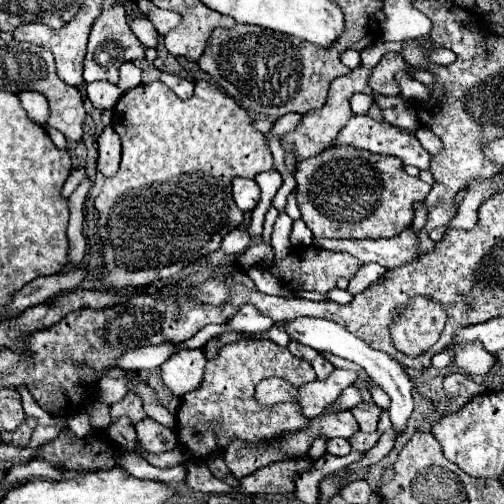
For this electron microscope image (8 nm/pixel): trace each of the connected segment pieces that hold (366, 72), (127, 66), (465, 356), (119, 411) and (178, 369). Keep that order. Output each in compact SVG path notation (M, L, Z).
M360 66L354 68L350 74L346 74L342 78L336 78L330 84L330 92L328 92L326 104L322 108L318 108L318 110L312 110L308 114L304 114L302 122L298 124L298 128L292 130L292 132L288 132L282 138L282 148L288 150L288 152L292 152L294 158L296 158L296 166L294 166L296 170L298 170L298 164L302 160L312 158L312 156L324 152L332 144L332 140L336 138L336 134L340 132L340 128L344 128L344 124L348 124L348 120L350 120L350 102L348 100L350 100L352 94L364 92L364 94L374 96L374 92L368 86L368 78L370 78L370 68L360 68Z
M124 62L120 66L120 82L118 82L118 88L122 92L130 90L130 88L136 88L136 84L142 84L142 78L140 78L140 68L136 68L132 62Z
M466 342L458 348L454 364L458 368L462 368L466 374L472 376L484 376L490 372L492 364L494 364L494 356L490 352L486 352L484 348L480 348L480 344L474 342Z
M128 392L124 396L124 400L110 406L110 416L112 416L112 422L126 416L126 418L130 418L132 424L138 424L140 420L146 418L146 412L144 412L144 408L140 404L140 396L134 396L132 392Z
M180 350L170 356L162 366L162 380L174 392L174 396L184 396L200 386L204 376L206 356L202 350Z

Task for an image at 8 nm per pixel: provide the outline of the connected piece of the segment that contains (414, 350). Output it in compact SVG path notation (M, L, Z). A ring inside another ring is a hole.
M416 296L404 312L396 312L396 320L390 328L392 344L408 356L418 356L436 344L444 330L444 320L442 304L436 304L436 300L428 302L426 296Z

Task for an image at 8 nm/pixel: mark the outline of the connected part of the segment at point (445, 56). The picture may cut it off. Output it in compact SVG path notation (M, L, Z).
M434 48L434 50L430 50L430 60L434 64L450 64L454 60L454 52L450 52L446 48Z

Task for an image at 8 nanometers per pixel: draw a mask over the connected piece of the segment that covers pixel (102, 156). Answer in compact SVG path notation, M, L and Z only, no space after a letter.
M112 126L104 128L104 132L98 136L98 160L96 160L96 168L100 174L104 176L114 176L118 172L118 164L120 164L120 138L114 132Z

